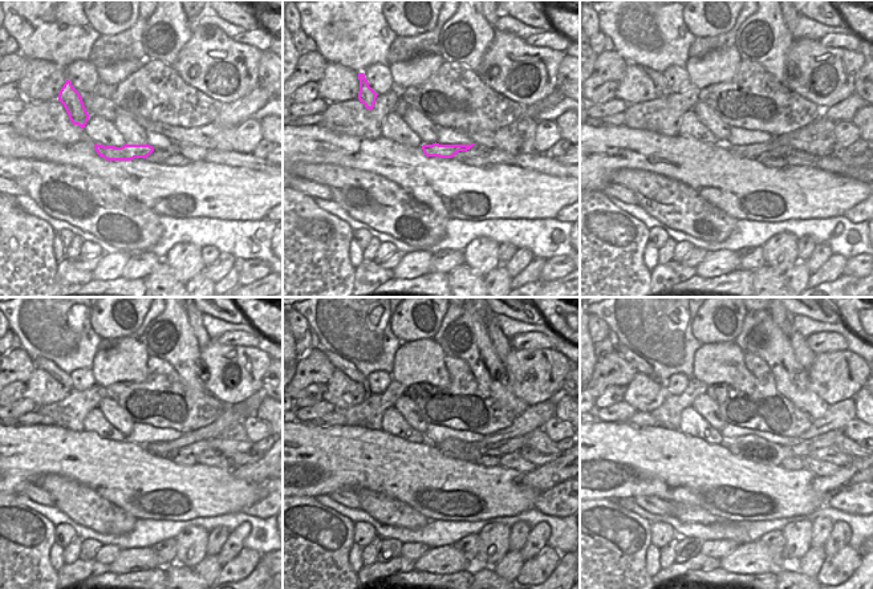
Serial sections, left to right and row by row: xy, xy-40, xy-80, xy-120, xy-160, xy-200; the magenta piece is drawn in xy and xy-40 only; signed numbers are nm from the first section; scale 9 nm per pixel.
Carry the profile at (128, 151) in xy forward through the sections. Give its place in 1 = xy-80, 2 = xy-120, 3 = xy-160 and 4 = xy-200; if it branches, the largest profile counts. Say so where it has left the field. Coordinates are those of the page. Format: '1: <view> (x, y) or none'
1: xy-80 (750, 150)
2: xy-120 (231, 415)
3: xy-160 (534, 417)
4: xy-200 (837, 415)

